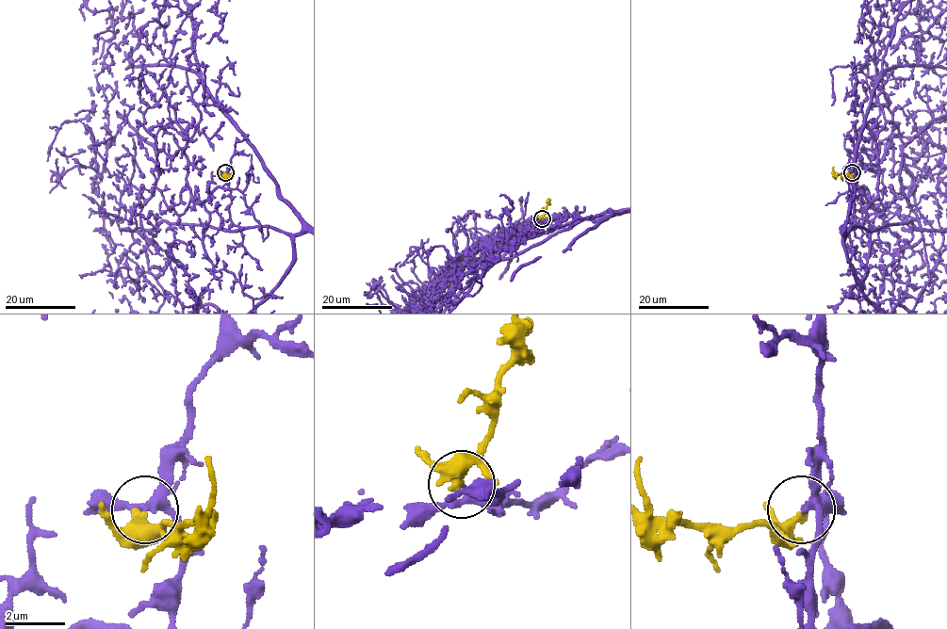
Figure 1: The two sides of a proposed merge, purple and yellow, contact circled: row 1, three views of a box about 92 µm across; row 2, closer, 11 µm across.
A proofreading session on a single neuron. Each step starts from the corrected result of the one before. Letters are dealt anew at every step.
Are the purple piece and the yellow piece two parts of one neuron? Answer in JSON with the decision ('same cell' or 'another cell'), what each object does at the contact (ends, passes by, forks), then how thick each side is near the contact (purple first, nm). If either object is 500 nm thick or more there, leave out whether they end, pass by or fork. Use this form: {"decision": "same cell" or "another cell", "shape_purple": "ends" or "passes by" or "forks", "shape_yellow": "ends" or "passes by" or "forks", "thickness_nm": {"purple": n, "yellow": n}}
{"decision": "another cell", "shape_purple": "forks", "shape_yellow": "ends", "thickness_nm": {"purple": 240, "yellow": 440}}

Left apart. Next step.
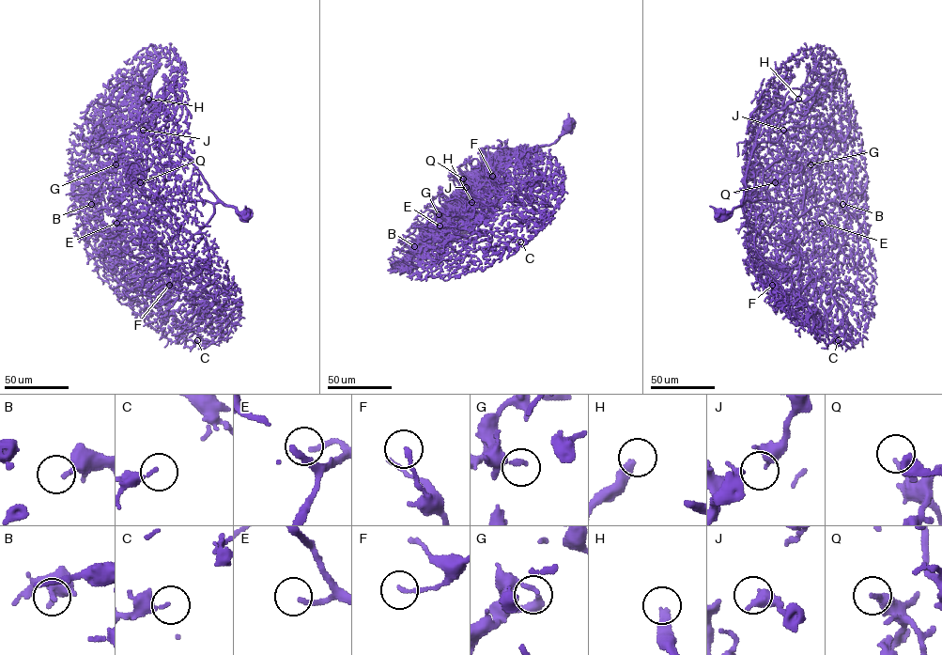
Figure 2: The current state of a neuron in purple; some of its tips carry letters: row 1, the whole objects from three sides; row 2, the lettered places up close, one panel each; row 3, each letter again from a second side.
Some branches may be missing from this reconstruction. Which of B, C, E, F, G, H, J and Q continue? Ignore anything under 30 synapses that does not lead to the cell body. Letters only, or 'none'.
E, H

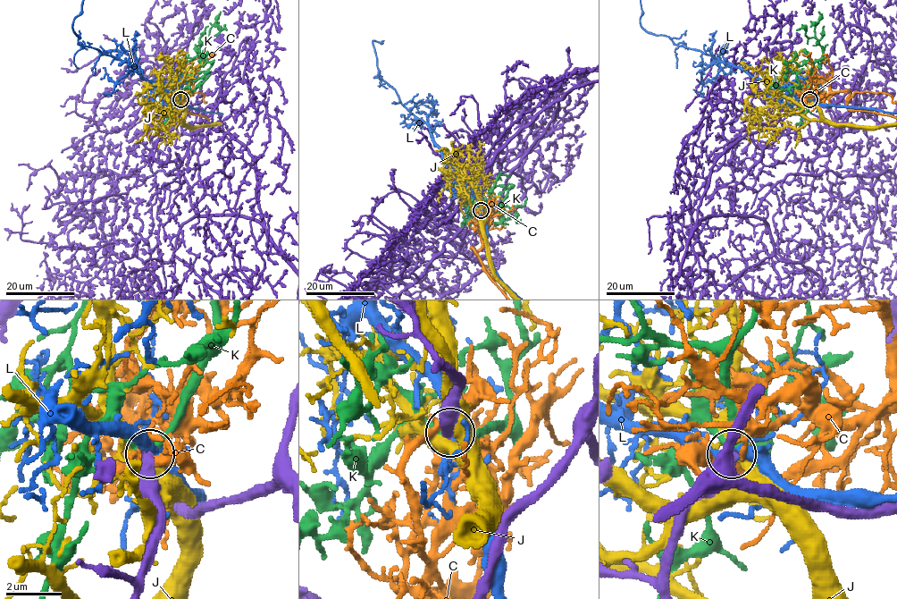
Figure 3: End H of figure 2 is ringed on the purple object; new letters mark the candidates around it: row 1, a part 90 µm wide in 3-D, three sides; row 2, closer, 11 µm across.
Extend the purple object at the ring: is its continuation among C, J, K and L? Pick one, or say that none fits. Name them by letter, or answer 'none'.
K

